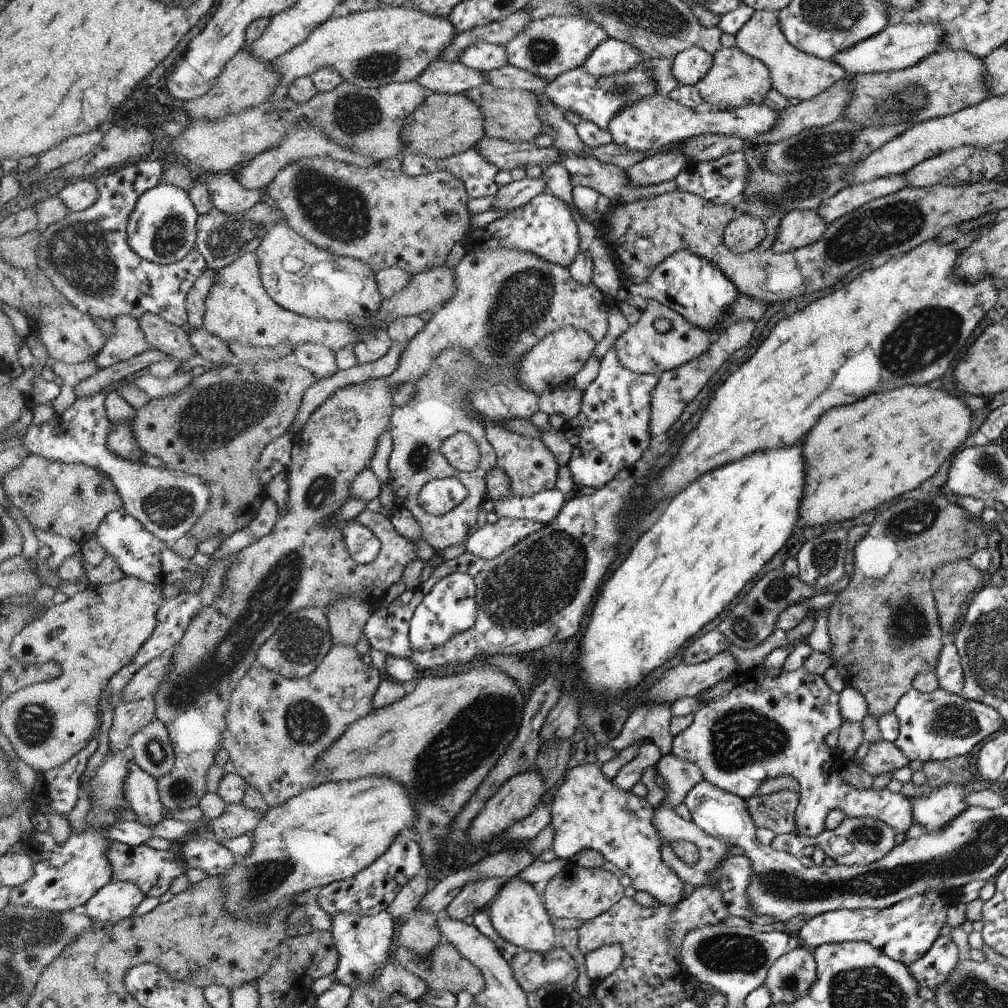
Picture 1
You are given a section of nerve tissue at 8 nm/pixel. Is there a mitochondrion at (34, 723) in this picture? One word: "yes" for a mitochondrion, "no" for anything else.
yes

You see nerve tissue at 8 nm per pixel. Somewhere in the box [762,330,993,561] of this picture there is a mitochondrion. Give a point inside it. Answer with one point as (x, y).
(914, 521)

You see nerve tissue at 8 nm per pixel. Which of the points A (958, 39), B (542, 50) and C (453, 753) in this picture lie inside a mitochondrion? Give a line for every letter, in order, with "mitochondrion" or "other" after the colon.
A: other
B: mitochondrion
C: mitochondrion

